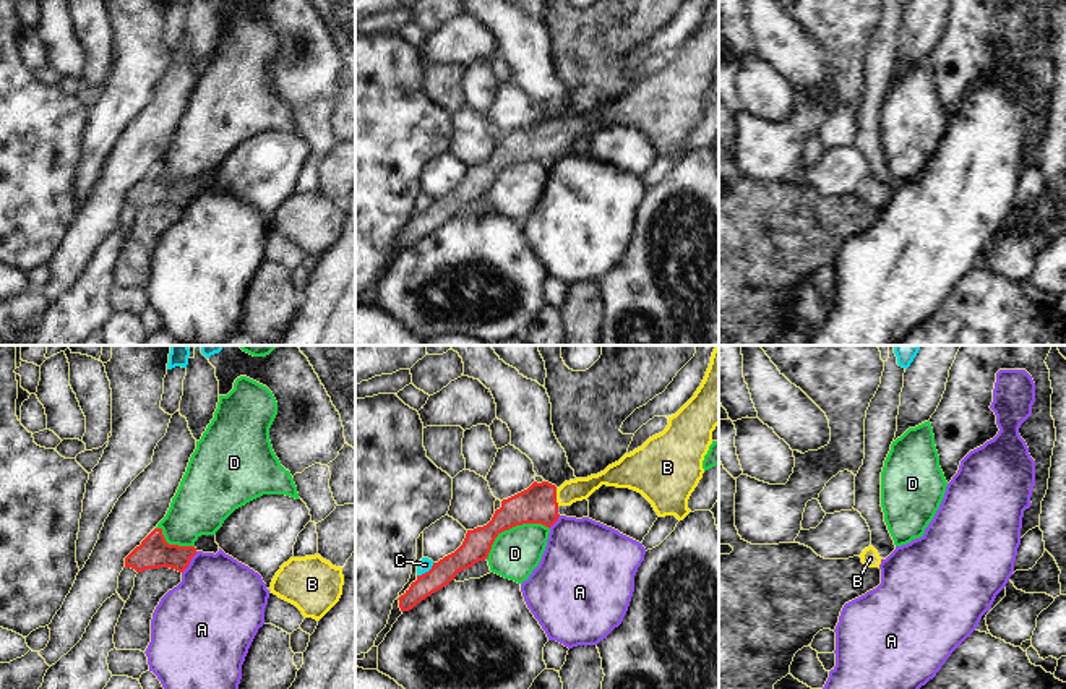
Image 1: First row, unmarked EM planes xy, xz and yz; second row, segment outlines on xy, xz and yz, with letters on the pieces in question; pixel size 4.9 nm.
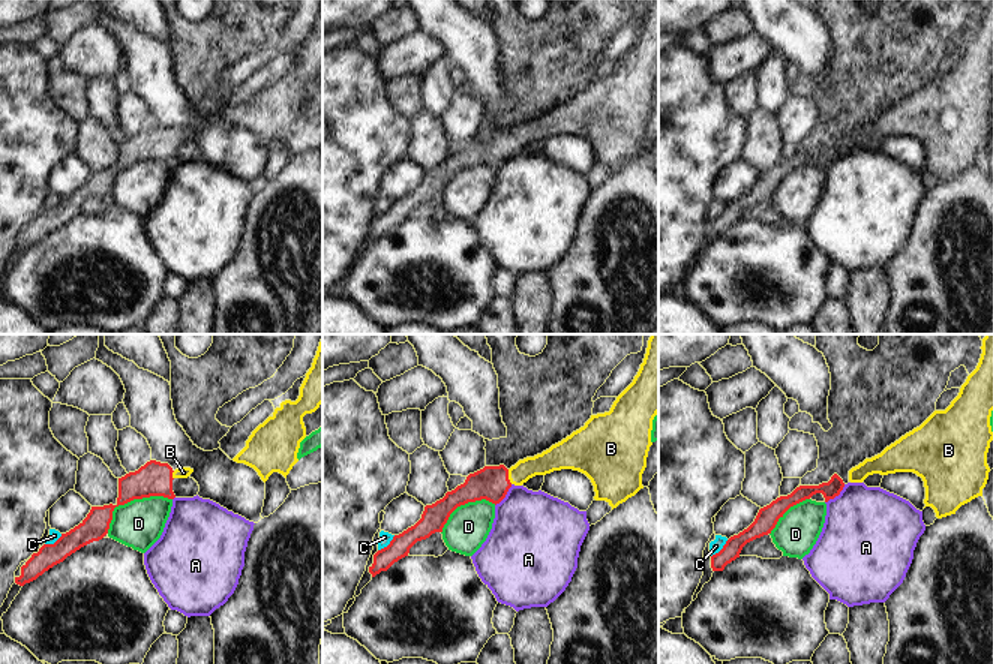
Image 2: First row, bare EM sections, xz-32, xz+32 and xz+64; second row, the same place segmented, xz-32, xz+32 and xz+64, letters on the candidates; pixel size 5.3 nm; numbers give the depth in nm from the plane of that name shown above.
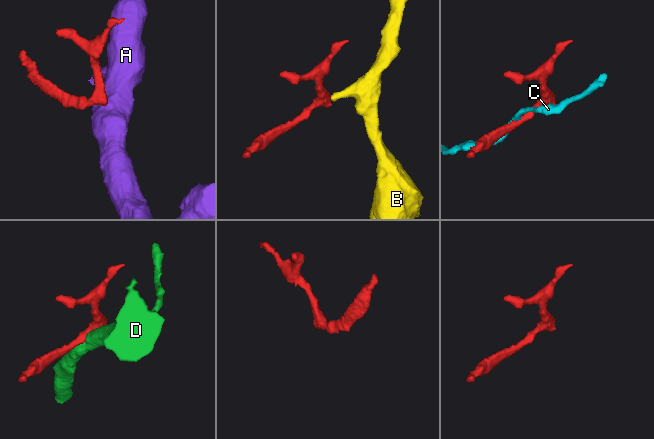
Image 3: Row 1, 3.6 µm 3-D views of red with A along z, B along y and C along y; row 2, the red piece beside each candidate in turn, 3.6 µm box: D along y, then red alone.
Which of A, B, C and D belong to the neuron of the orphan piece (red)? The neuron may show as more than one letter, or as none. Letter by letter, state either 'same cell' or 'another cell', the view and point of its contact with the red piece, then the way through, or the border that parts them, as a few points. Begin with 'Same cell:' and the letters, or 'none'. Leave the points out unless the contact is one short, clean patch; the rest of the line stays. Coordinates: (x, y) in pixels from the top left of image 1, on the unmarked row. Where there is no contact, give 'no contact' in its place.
Same cell: B
A: another cell | xy (189, 200) | along xy (197, 188), (182, 209)
B: same cell | xz (555, 133)
C: another cell | xz (425, 209) | along xz (434, 200), (417, 213)
D: another cell | xz (511, 164)

